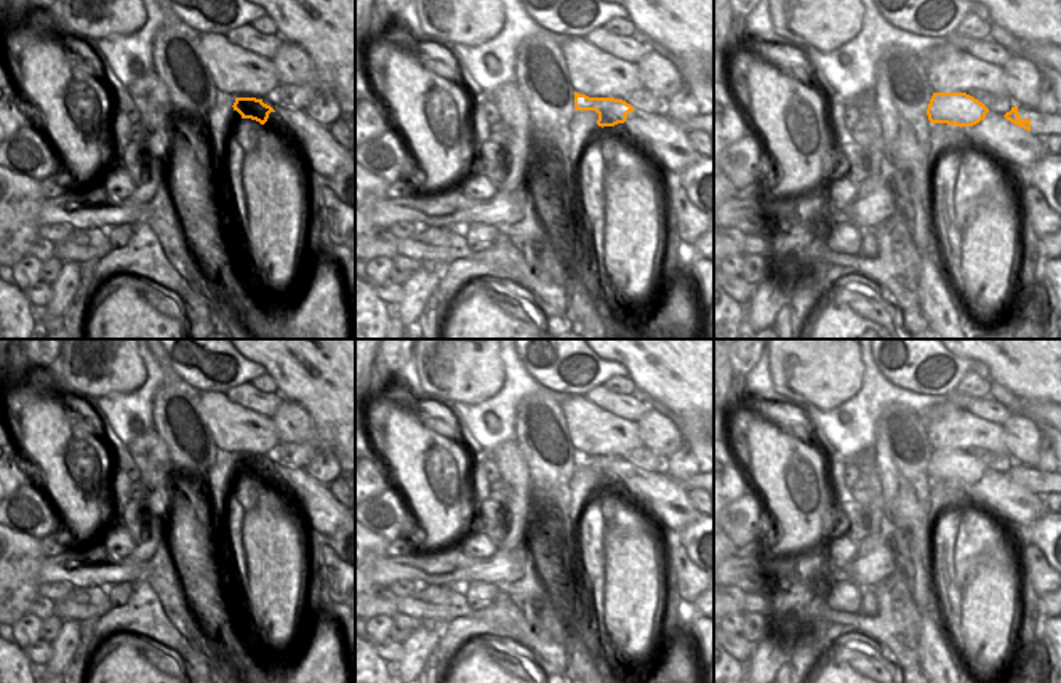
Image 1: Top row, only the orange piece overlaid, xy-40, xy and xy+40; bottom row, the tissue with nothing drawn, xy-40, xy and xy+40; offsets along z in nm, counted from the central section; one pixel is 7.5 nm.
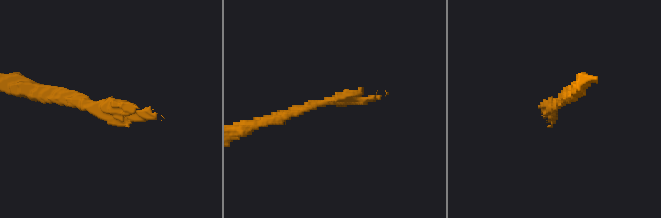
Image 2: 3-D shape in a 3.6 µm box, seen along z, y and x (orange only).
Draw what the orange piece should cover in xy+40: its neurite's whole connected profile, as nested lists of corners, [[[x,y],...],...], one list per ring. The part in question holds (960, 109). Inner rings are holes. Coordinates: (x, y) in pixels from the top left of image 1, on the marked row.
[[[933,93],[927,115],[931,123],[957,125],[967,150],[984,154],[997,165],[1011,160],[1026,166],[1048,154],[1043,138],[1031,131],[1031,120],[1019,118],[1018,106],[1002,115],[967,93]]]

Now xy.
[[[576,91],[575,109],[595,110],[607,139],[627,146],[658,170],[667,166],[679,174],[701,158],[688,131],[664,112],[643,112],[623,99],[589,98]]]

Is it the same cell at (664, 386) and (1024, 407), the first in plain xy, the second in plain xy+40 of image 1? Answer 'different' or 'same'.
different

